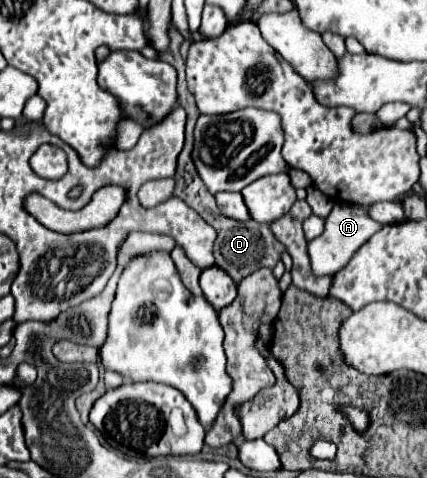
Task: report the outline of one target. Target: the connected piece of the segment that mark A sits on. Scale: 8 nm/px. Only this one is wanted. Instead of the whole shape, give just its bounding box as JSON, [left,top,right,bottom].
[307,203,383,275]

